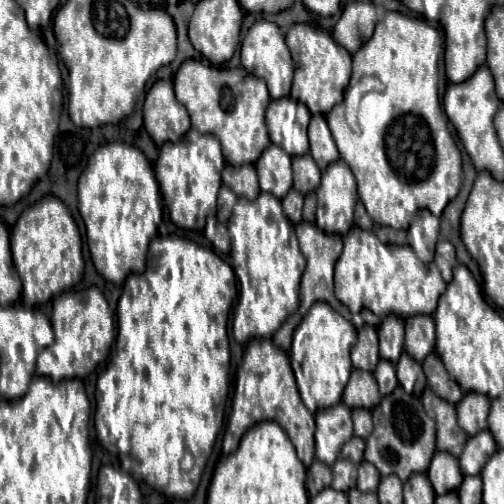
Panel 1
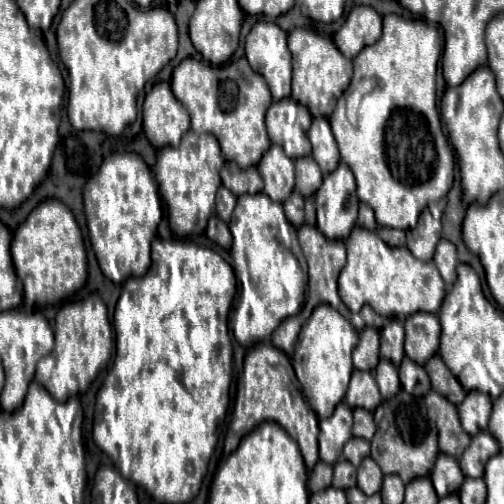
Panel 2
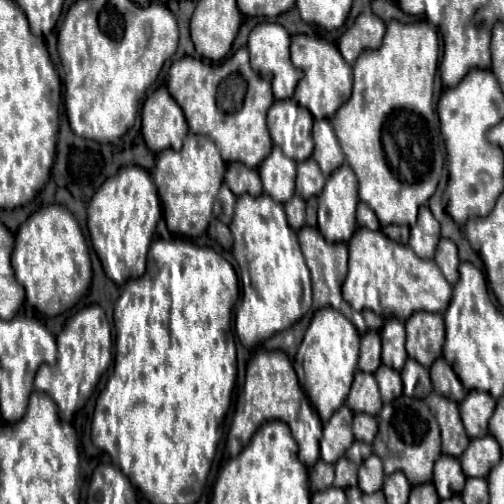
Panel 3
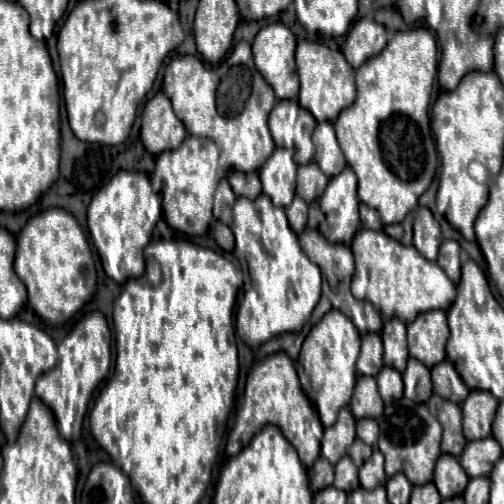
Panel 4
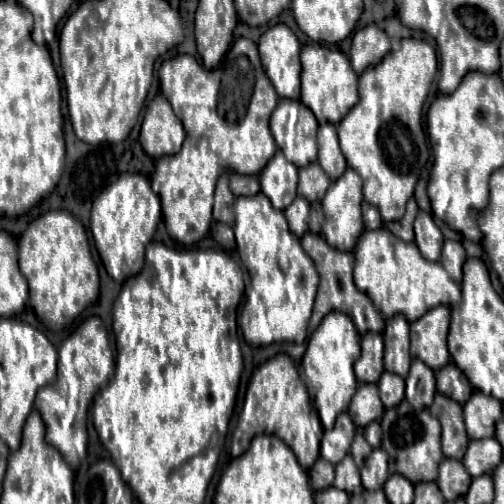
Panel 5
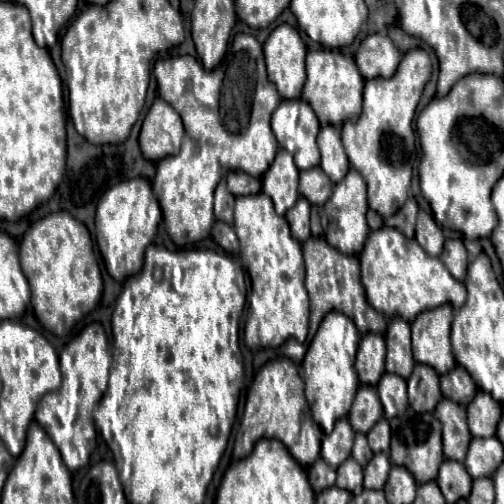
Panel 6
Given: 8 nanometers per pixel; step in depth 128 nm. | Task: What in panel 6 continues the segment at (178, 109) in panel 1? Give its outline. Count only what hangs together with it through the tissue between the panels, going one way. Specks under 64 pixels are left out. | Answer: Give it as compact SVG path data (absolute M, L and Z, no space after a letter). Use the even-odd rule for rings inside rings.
M156 98L140 130L140 150L144 158L156 162L162 160L164 156L180 152L182 138L184 126L178 112L162 98Z

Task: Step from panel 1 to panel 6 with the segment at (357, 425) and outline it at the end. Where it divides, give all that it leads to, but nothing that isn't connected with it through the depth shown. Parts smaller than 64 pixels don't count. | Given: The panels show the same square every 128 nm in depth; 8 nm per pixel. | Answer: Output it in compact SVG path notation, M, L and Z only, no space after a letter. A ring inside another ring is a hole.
M382 418L374 424L374 428L366 434L368 444L372 448L372 452L388 452L388 444L390 444L390 428L388 428L388 420Z

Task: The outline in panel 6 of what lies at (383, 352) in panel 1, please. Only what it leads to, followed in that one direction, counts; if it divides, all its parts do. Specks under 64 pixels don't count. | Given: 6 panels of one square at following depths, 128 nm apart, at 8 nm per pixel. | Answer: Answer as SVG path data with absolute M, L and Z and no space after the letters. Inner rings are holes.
M400 316L392 318L388 324L386 350L388 350L386 372L408 378L414 368L414 358L410 348L410 324Z

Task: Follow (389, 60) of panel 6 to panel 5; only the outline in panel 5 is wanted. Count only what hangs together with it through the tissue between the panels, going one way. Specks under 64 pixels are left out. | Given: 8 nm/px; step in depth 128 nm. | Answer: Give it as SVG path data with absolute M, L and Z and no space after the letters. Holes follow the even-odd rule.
M368 24L366 28L360 28L352 36L350 62L356 74L360 74L366 66L378 64L388 52L390 52L390 38L376 24Z

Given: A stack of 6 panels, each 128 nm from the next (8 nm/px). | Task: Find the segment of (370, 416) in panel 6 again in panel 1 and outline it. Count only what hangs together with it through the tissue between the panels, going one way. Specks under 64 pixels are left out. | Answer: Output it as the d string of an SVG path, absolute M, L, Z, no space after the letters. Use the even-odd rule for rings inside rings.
M354 370L346 388L342 402L350 408L368 408L372 410L380 402L380 392L376 388L376 380L370 372Z

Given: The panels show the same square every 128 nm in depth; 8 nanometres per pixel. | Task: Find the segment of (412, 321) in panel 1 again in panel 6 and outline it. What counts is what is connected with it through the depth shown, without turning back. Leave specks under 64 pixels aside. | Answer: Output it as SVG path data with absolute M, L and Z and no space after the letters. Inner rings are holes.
M442 304L440 308L432 308L428 312L422 312L412 322L412 352L414 360L432 366L438 374L446 374L456 366L452 346L450 346L450 324L452 324L452 306Z

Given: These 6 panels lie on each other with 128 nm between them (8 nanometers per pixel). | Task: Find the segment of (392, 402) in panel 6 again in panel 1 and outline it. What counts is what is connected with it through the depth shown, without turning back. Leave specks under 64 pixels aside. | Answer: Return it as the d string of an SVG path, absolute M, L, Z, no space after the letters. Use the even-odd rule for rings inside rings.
M380 360L378 362L378 366L374 370L374 378L376 378L378 386L380 386L380 394L382 396L386 396L388 392L392 392L396 388L396 384L398 384L398 380L396 380L396 368L388 360Z

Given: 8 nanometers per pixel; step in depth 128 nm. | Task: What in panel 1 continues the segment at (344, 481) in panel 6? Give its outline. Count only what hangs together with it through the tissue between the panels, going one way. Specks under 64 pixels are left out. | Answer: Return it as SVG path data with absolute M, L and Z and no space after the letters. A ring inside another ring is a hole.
M338 458L336 464L332 466L332 474L334 474L332 488L348 492L350 488L356 486L356 464L352 464L350 460Z

